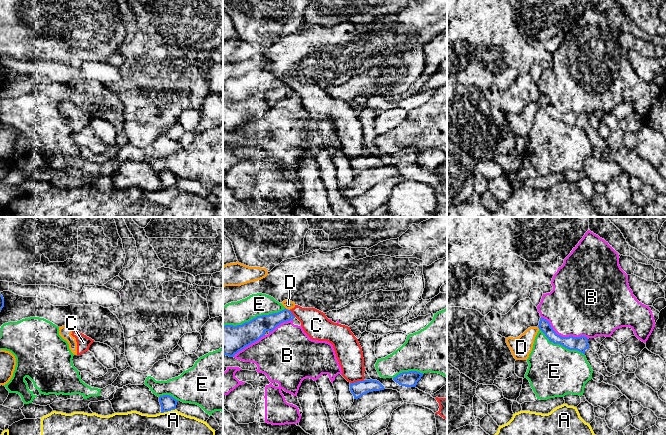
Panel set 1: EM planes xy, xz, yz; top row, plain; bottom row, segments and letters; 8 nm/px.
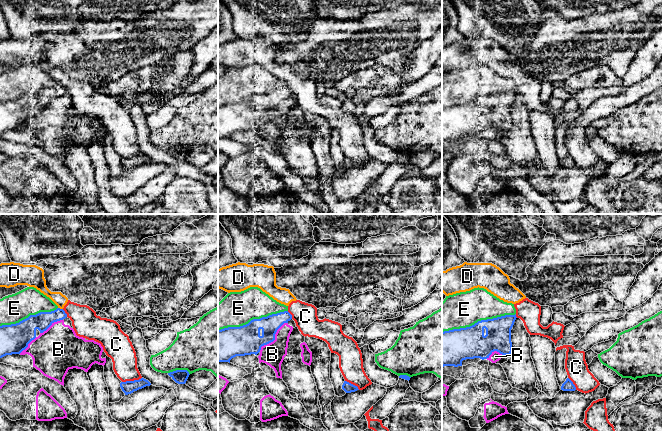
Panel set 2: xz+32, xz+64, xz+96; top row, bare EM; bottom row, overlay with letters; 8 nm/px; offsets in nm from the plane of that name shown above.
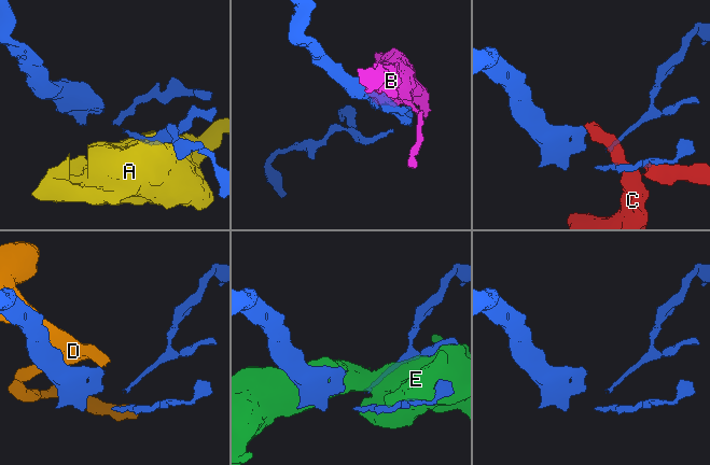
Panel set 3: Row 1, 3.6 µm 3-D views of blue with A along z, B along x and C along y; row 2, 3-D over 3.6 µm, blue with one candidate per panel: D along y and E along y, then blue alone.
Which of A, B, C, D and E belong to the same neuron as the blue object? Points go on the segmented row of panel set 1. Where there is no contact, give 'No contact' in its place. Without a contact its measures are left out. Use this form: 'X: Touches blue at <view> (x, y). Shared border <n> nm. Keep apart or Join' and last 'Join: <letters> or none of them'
A: Touches blue at xy (168, 410). Shared border 130 nm. Keep apart
B: Touches blue at yz (564, 337). Shared border 420 nm. Keep apart
C: Touches blue at xz (358, 381). Shared border 120 nm. Keep apart
D: Touches blue at xz (287, 309). Shared border 50 nm. Keep apart
E: Touches blue at xz (254, 318). Shared border 500 nm. Keep apart
Join: none of them

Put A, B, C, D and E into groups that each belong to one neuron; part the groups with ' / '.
A / B / C D / E

